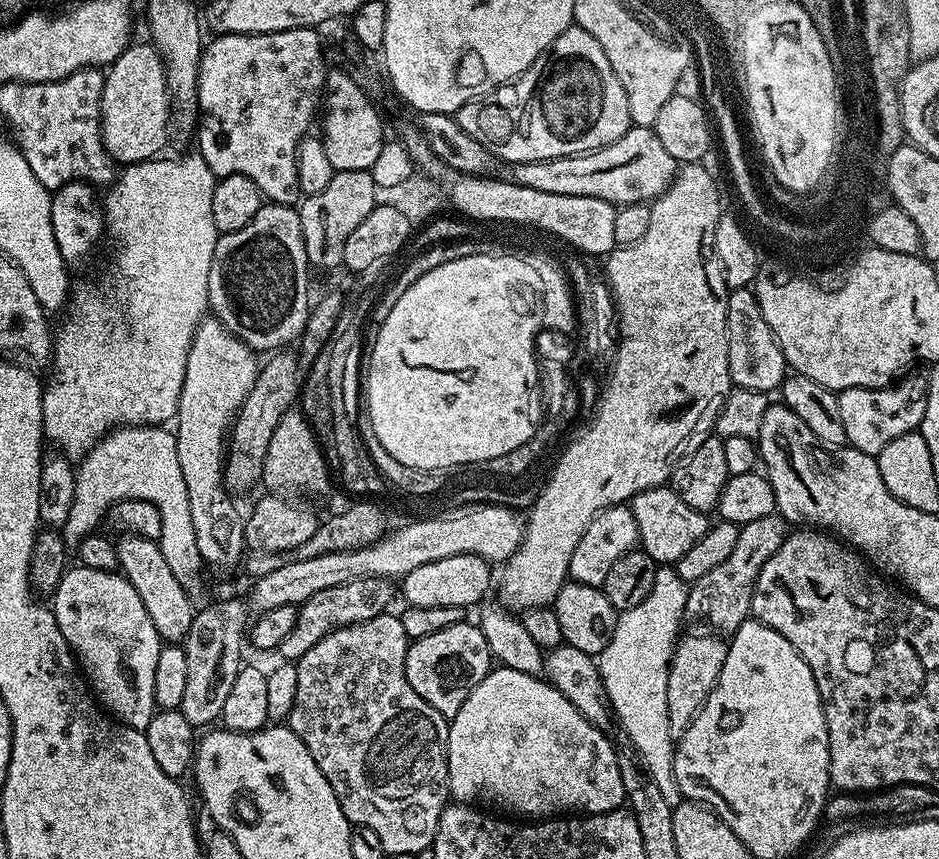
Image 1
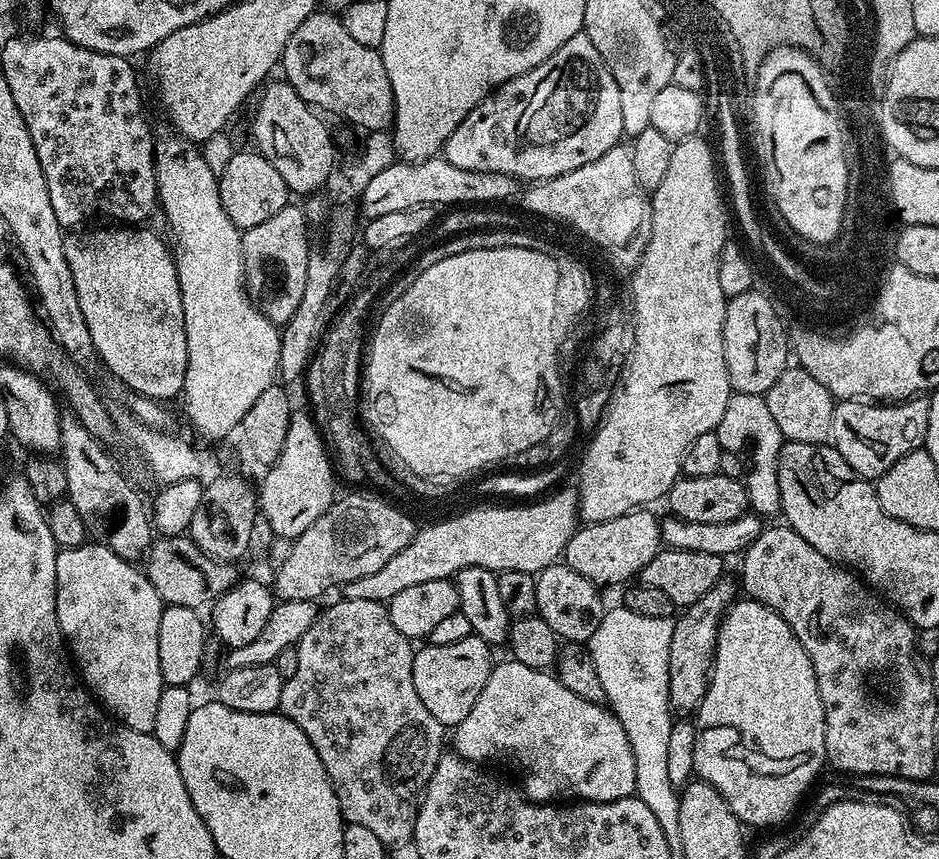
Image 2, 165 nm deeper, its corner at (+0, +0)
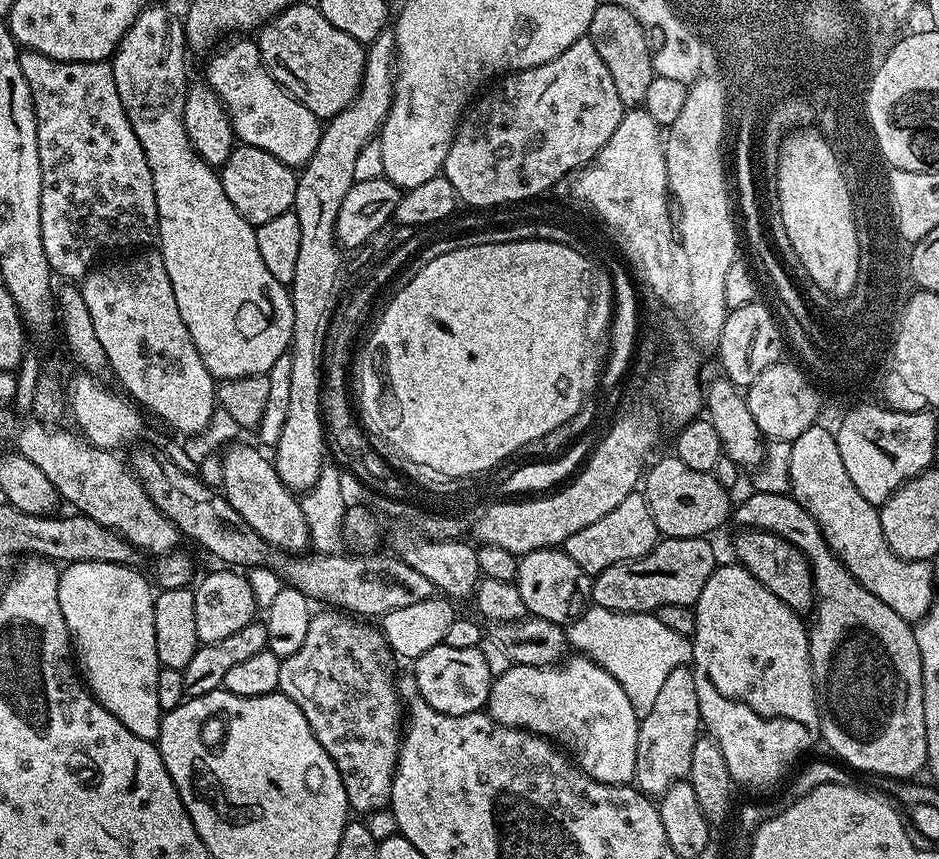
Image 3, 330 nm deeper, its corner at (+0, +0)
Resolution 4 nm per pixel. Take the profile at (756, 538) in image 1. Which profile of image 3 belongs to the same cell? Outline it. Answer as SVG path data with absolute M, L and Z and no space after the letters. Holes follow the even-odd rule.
M681 666L670 670L670 675L662 685L650 714L639 717L639 721L634 784L649 797L659 798L671 784L687 777L694 746L702 736L698 690L694 690L694 674L691 667Z

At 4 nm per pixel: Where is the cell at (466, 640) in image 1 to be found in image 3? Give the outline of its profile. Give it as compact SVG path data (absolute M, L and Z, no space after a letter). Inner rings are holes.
M439 644L434 650L426 650L414 661L416 690L434 710L451 716L461 716L481 711L488 703L494 671L479 647L457 650L454 646Z

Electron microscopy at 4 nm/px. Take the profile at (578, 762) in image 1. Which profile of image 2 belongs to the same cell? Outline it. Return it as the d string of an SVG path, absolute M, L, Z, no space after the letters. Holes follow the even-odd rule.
M511 658L505 660L505 664L497 663L493 667L490 678L482 690L482 694L478 694L478 702L474 702L474 710L470 710L470 714L466 714L466 718L462 718L462 722L455 725L456 745L454 745L454 751L456 755L473 762L484 762L480 760L501 760L502 763L509 764L520 775L518 784L525 797L534 804L583 802L585 800L589 800L590 802L614 802L615 800L621 800L633 795L636 791L634 750L630 750L630 742L626 738L626 730L622 730L622 722L618 722L618 718L612 713L611 708L604 704L586 702L586 698L578 698L578 694L573 694L572 691L566 690L566 686L562 686L562 682L557 680L551 671L522 666L518 661Z

